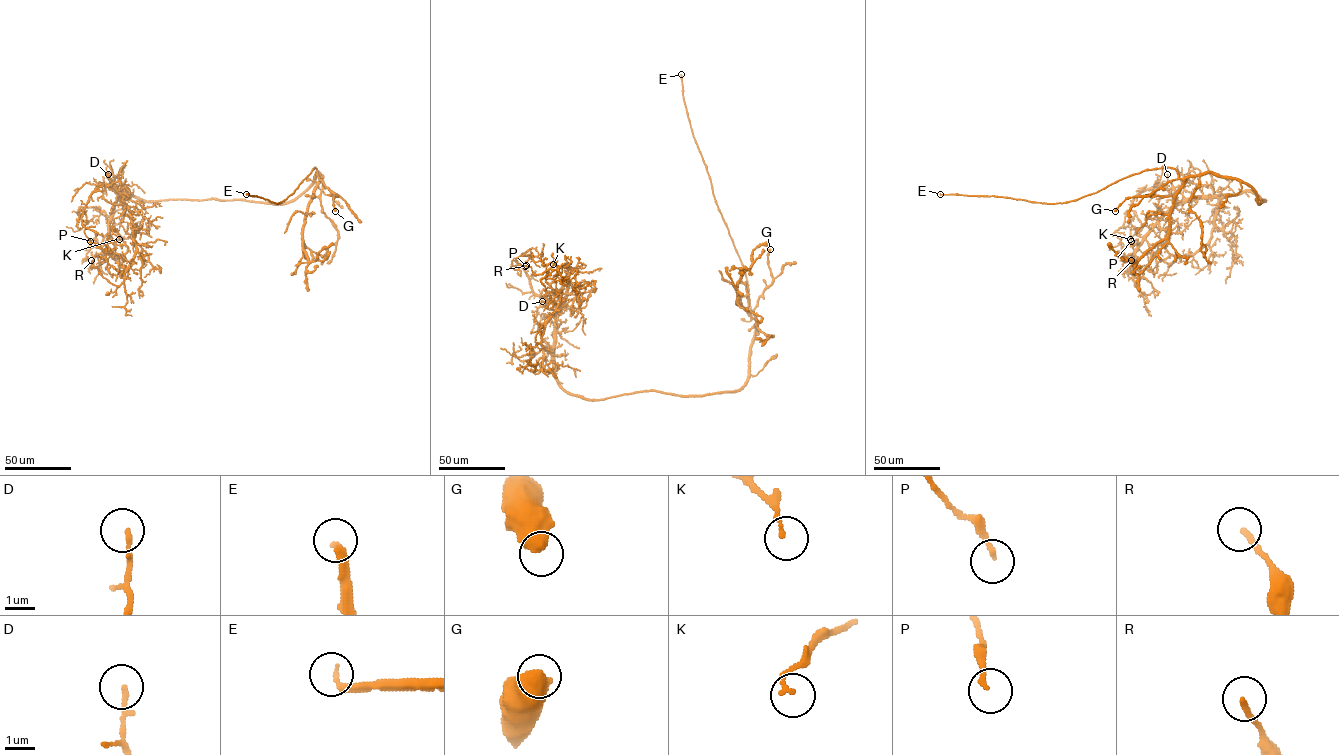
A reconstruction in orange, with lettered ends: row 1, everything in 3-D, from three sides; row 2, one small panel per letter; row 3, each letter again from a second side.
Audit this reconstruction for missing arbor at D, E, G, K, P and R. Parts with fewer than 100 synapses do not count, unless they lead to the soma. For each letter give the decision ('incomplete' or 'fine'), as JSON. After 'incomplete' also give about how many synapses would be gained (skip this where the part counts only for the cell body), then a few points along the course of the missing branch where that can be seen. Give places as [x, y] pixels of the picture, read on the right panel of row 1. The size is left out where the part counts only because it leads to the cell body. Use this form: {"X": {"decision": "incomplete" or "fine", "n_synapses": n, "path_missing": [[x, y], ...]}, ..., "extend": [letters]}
{"D": {"decision": "fine"}, "E": {"decision": "incomplete", "n_synapses": 170}, "G": {"decision": "fine"}, "K": {"decision": "fine"}, "P": {"decision": "fine"}, "R": {"decision": "fine"}, "extend": ["E"]}

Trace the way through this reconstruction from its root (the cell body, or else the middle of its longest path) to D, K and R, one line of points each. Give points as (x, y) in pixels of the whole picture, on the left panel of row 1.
D: (280, 203), (213, 199), (147, 201), (124, 191), (120, 194), (122, 201), (121, 194), (108, 174)
K: (280, 203), (147, 201), (123, 191), (109, 227), (111, 254), (121, 256), (127, 249), (111, 226), (119, 239)
R: (280, 203), (147, 201), (123, 191), (120, 196), (131, 216), (136, 247), (124, 280), (111, 283), (91, 260)

